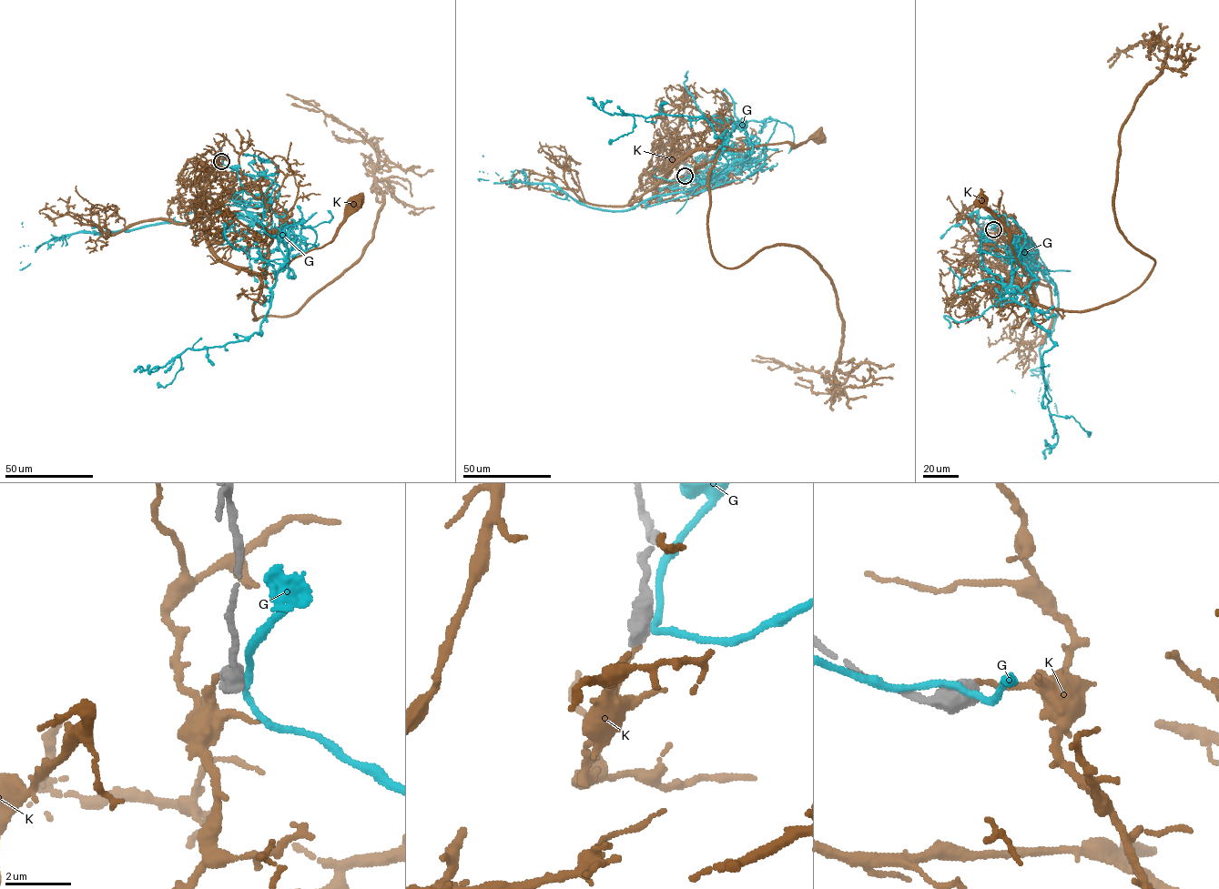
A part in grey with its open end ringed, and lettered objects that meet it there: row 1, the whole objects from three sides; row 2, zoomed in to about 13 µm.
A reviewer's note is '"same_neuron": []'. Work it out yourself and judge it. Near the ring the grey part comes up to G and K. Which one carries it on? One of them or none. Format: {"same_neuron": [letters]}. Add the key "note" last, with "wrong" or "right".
{"same_neuron": [], "note": "right"}

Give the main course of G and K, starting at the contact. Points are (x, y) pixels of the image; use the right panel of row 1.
G: (992, 229), (1005, 216), (1057, 295), (1041, 346), (1039, 398), (1011, 389)
K: (993, 229), (1026, 263), (1035, 304), (1031, 305), (1033, 293), (1010, 242), (1010, 234), (982, 202)

